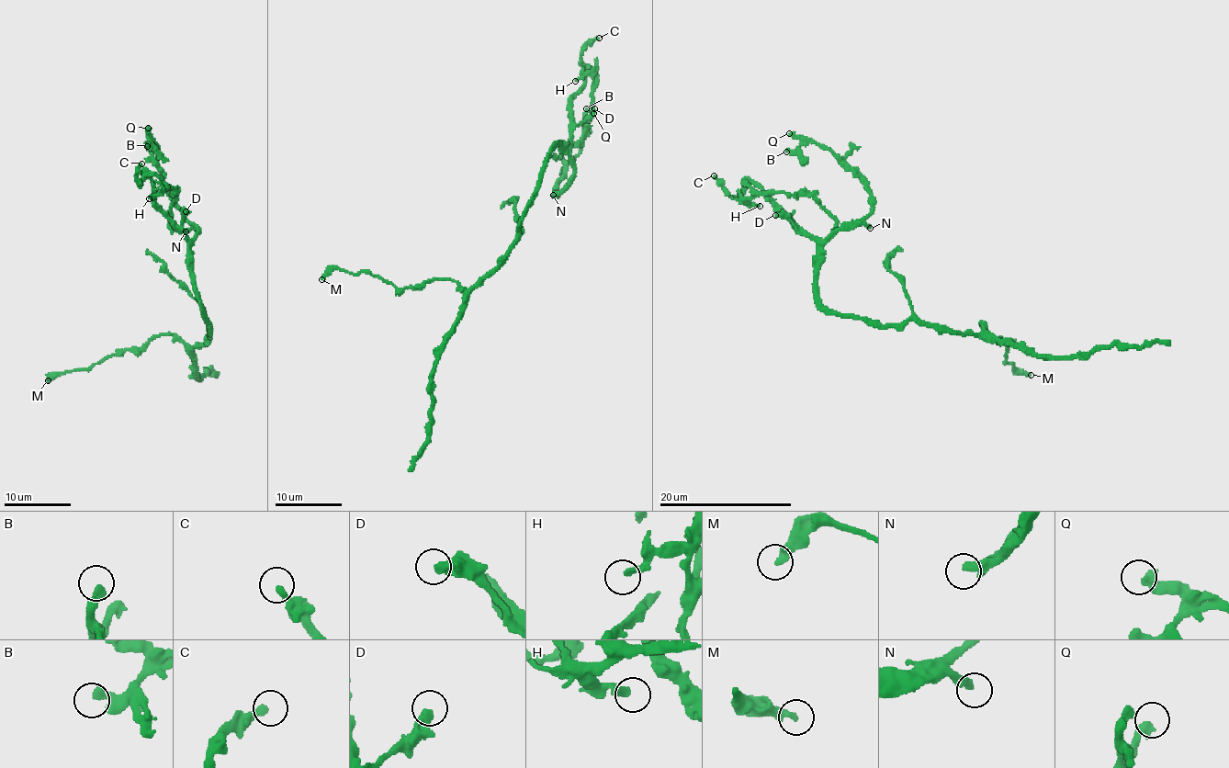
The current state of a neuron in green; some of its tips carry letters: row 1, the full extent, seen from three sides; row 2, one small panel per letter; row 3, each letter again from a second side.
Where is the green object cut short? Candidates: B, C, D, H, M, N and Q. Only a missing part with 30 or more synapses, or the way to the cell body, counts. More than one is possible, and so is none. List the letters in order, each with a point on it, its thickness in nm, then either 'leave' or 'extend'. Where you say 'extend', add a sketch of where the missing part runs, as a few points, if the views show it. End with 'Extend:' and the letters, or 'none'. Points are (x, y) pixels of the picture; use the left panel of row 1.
B: at (147, 146); 280 nm thick; leave
C: at (141, 163); 320 nm thick; leave
D: at (186, 211); 420 nm thick; leave
H: at (149, 198); 240 nm thick; leave
M: at (48, 380); 320 nm thick; leave
N: at (186, 231); 360 nm thick; extend; missing branch runs (186, 231), (174, 220), (163, 191)
Q: at (148, 128); 380 nm thick; leave
Extend: N

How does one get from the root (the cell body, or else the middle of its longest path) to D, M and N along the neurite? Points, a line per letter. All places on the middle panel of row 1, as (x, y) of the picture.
D: (537, 181), (544, 161), (555, 145), (569, 145), (574, 128), (594, 108)
M: (537, 181), (516, 244), (468, 289), (451, 279), (399, 288), (367, 272), (338, 269), (321, 279)
N: (537, 181), (544, 161), (555, 145), (565, 147), (563, 151), (567, 152), (574, 173), (560, 192), (553, 195)

